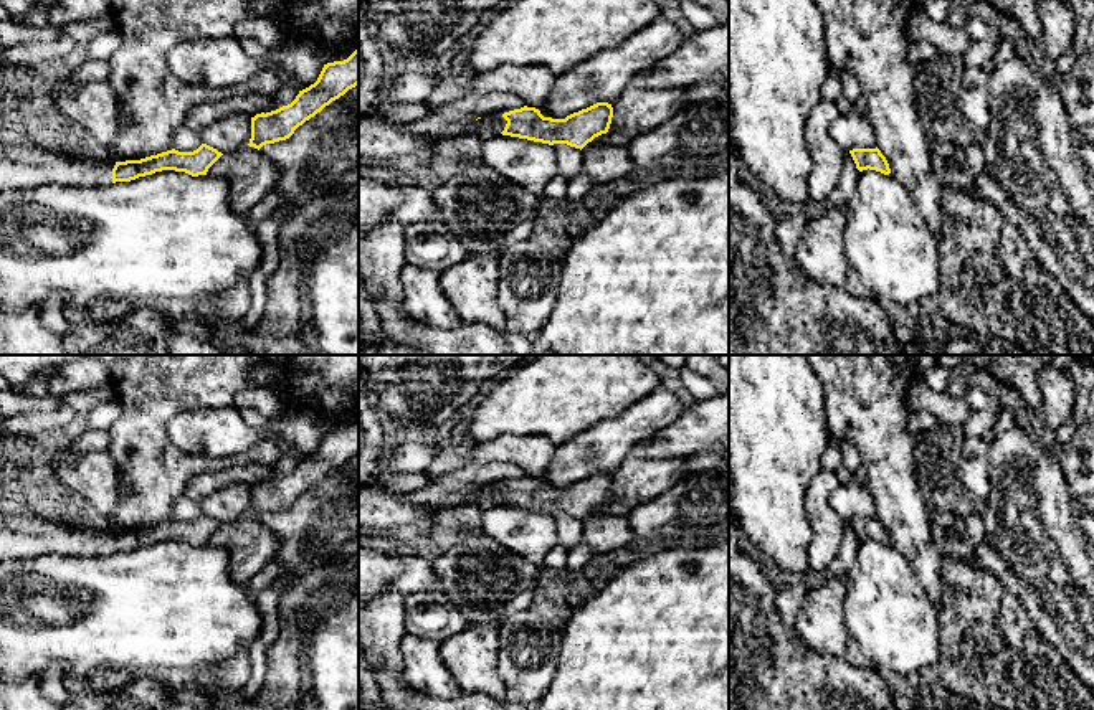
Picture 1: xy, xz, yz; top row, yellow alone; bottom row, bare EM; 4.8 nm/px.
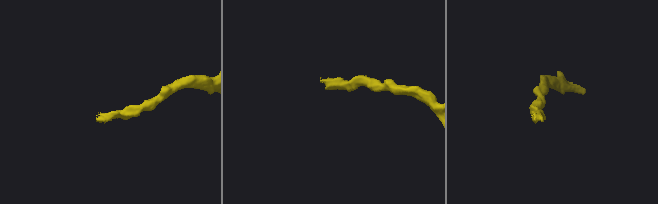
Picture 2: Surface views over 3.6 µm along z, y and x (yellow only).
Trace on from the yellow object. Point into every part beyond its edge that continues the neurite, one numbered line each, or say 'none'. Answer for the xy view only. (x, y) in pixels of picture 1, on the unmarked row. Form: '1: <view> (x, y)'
1: xy (22, 537)

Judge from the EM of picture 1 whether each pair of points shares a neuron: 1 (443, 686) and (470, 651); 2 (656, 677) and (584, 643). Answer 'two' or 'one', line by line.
1: two
2: one

